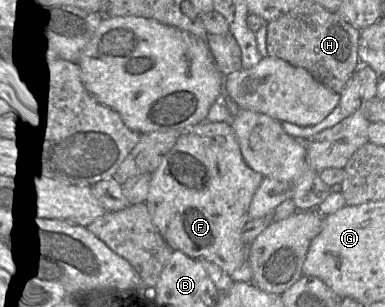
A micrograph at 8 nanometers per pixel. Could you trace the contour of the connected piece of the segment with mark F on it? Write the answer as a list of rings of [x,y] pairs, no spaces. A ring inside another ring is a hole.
[[[206,120],[192,126],[191,128],[185,128],[183,130],[184,131],[177,139],[175,145],[164,156],[159,166],[151,173],[149,191],[145,203],[154,225],[173,250],[180,250],[193,259],[205,259],[211,261],[218,265],[224,272],[231,275],[244,263],[245,260],[249,260],[249,249],[247,248],[248,244],[245,244],[242,240],[242,230],[248,221],[248,210],[253,195],[264,176],[252,170],[244,161],[241,155],[238,140],[229,123],[210,122]]]

